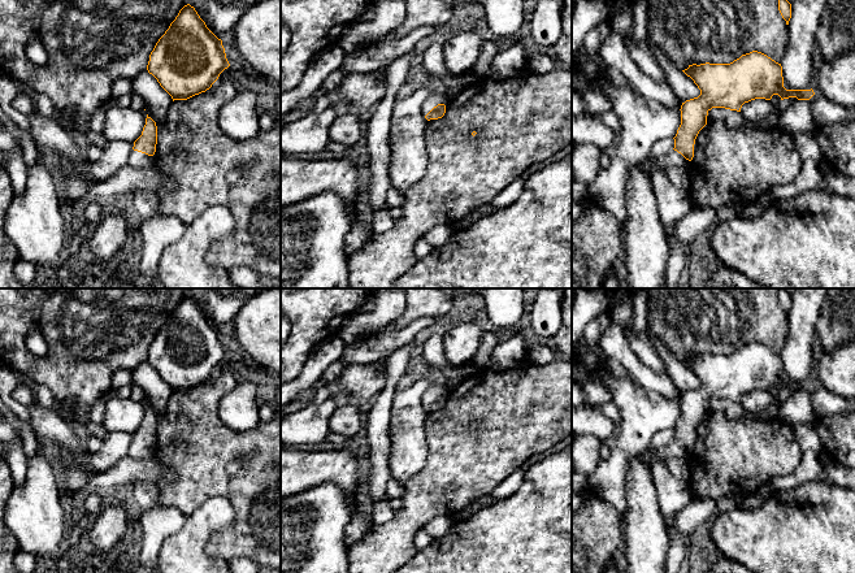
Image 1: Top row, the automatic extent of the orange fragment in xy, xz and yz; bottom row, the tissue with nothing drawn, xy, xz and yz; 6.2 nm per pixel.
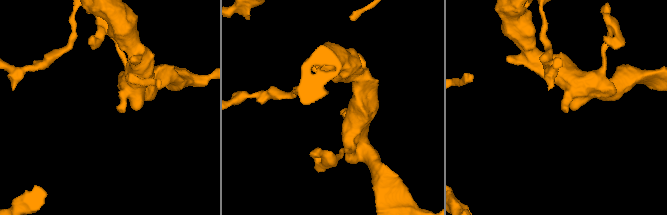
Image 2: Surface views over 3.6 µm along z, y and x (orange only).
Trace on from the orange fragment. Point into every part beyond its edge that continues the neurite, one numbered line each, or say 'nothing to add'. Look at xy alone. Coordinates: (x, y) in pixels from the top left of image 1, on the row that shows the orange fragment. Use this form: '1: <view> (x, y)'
1: xy (138, 160)

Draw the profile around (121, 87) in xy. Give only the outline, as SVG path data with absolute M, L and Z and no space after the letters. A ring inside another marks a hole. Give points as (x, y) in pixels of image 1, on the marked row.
M117 79L112 86L112 95L108 105L117 104L118 99L125 95L133 95L133 81L131 79Z

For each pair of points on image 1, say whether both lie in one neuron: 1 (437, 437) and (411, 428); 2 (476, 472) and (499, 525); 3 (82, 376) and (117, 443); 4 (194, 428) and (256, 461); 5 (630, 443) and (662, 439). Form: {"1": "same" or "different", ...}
{"1": "different", "2": "different", "3": "different", "4": "same", "5": "different"}

